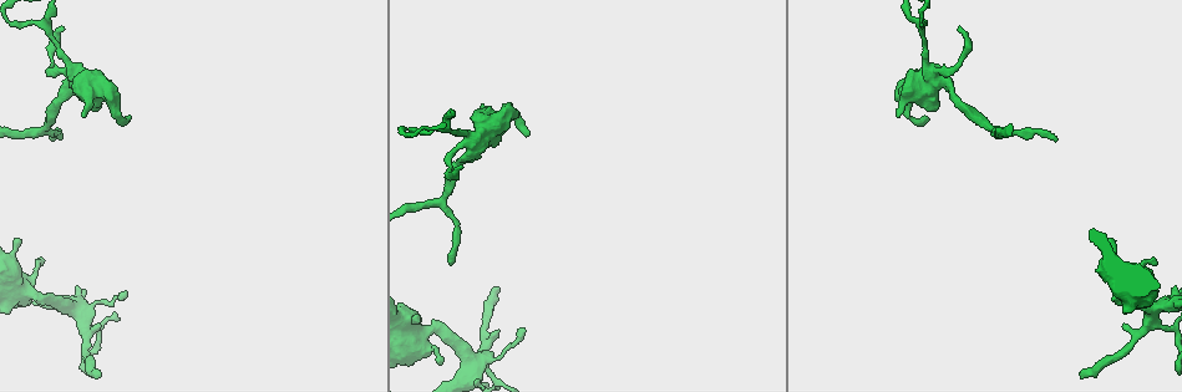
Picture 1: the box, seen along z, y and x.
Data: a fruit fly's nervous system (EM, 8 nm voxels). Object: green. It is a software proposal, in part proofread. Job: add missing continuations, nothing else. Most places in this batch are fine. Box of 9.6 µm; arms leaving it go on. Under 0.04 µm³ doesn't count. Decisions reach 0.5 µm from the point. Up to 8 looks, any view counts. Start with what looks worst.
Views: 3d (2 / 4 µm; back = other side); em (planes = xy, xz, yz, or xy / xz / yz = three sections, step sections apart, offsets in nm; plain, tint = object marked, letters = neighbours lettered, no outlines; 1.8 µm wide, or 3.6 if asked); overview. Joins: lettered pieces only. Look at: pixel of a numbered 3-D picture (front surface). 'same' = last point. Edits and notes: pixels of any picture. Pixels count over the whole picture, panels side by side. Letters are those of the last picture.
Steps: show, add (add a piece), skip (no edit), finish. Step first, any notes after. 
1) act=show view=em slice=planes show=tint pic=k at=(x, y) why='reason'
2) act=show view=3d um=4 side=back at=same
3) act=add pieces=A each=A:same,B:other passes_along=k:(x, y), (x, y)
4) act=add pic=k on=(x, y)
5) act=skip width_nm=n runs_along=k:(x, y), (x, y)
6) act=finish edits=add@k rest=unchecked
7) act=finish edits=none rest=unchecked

act=show view=em slice=planes show=letters pic=1 at=(449, 264) why='branch stops here'

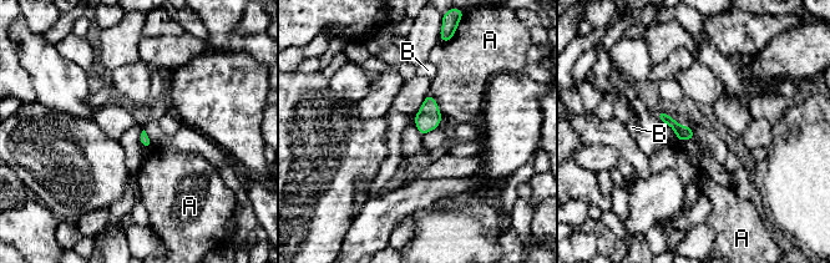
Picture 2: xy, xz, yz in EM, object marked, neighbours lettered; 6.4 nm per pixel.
act=skip each=A:other,B:other border=2:(429, 92), (443, 115) found='no lettered piece goes on from it'

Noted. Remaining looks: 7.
act=show view=em slice=xz step=4 show=plain pic=1 at=(960, 27) why='free end'

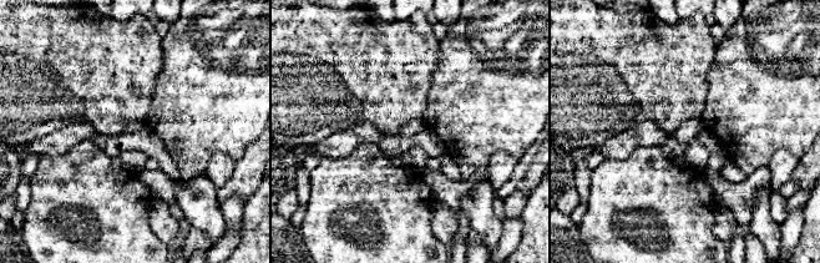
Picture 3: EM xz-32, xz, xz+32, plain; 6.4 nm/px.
act=show view=em slice=xz step=4 show=letters at=same

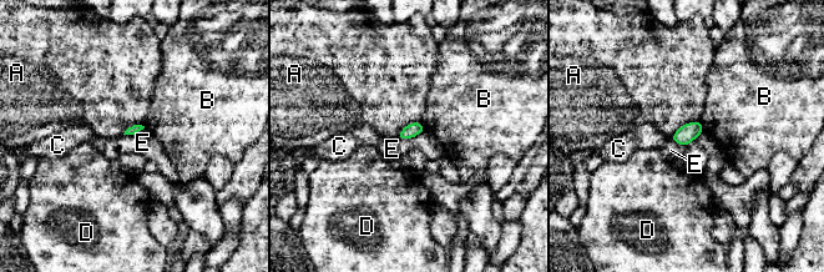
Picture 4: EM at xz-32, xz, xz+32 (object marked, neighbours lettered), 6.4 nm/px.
act=skip each=A:other,B:other,C:other,D:other,E:other found='no lettered piece goes on from it'

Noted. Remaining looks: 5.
act=show view=em slice=planes show=letters pic=1 at=(928, 118) why='free end'

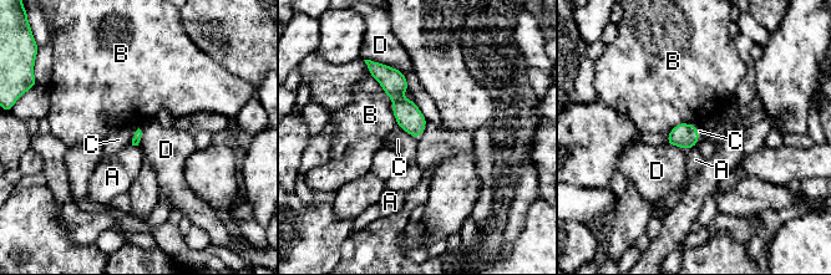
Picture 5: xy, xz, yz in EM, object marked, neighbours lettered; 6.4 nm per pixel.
act=skip each=A:other,B:other,C:other,D:other runs_along=5:(379, 72), (395, 88), (416, 133) found='none of them fits'

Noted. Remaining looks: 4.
act=show view=em slice=yz step=8 show=tint pic=1 at=(19, 240)

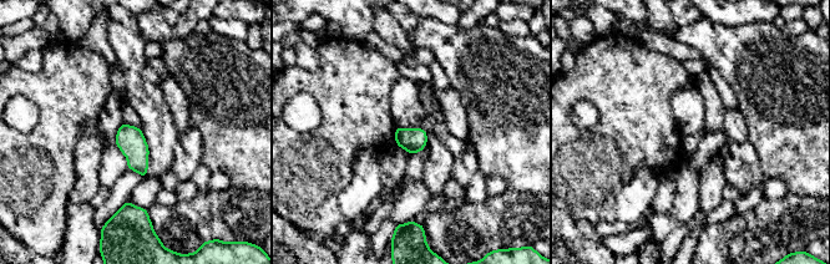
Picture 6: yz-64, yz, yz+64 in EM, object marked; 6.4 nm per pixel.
act=show view=em slice=yz step=8 show=letters at=same

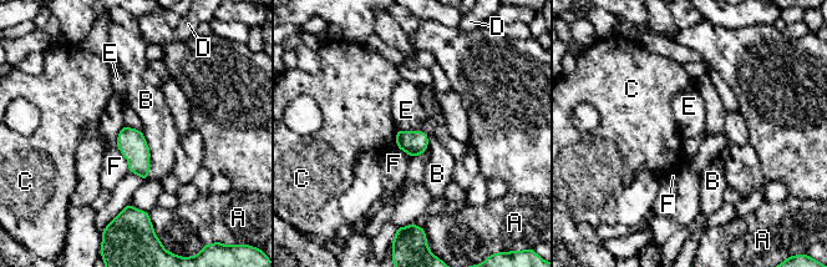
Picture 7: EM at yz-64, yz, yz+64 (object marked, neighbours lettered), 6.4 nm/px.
act=skip each=A:other,B:other,C:other,D:other,E:other,F:other found='none of them fits'

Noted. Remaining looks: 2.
act=finish edits=none rest=unchecked

